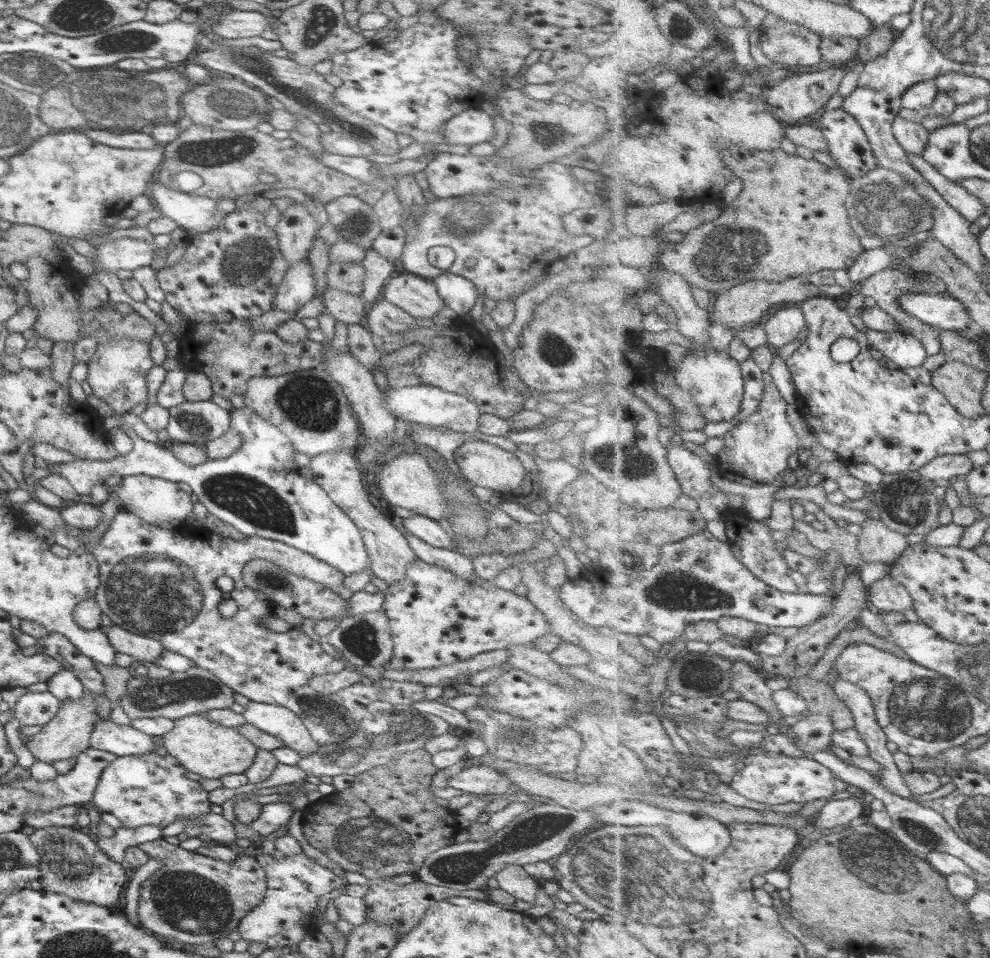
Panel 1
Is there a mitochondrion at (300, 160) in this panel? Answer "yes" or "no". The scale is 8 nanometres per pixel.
no

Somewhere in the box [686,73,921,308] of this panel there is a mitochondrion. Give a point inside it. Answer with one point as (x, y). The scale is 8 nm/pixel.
(729, 252)

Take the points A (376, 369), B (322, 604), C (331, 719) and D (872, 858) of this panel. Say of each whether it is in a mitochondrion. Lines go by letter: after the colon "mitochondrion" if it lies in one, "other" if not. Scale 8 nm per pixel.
A: other
B: other
C: mitochondrion
D: mitochondrion

